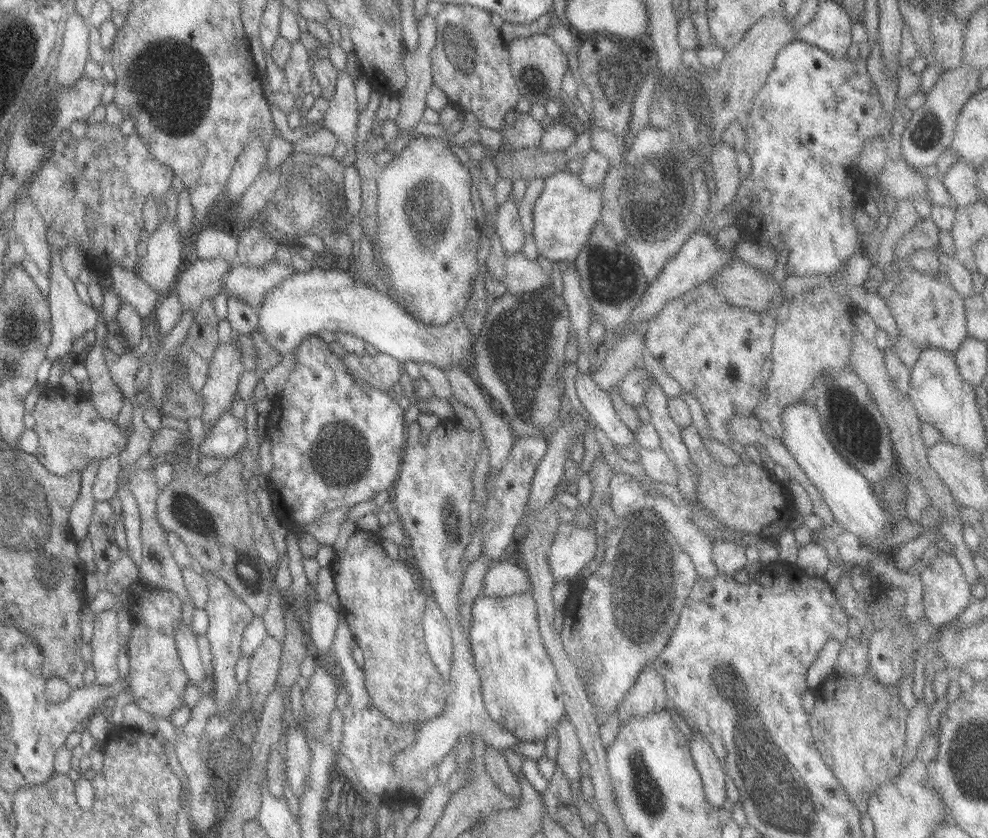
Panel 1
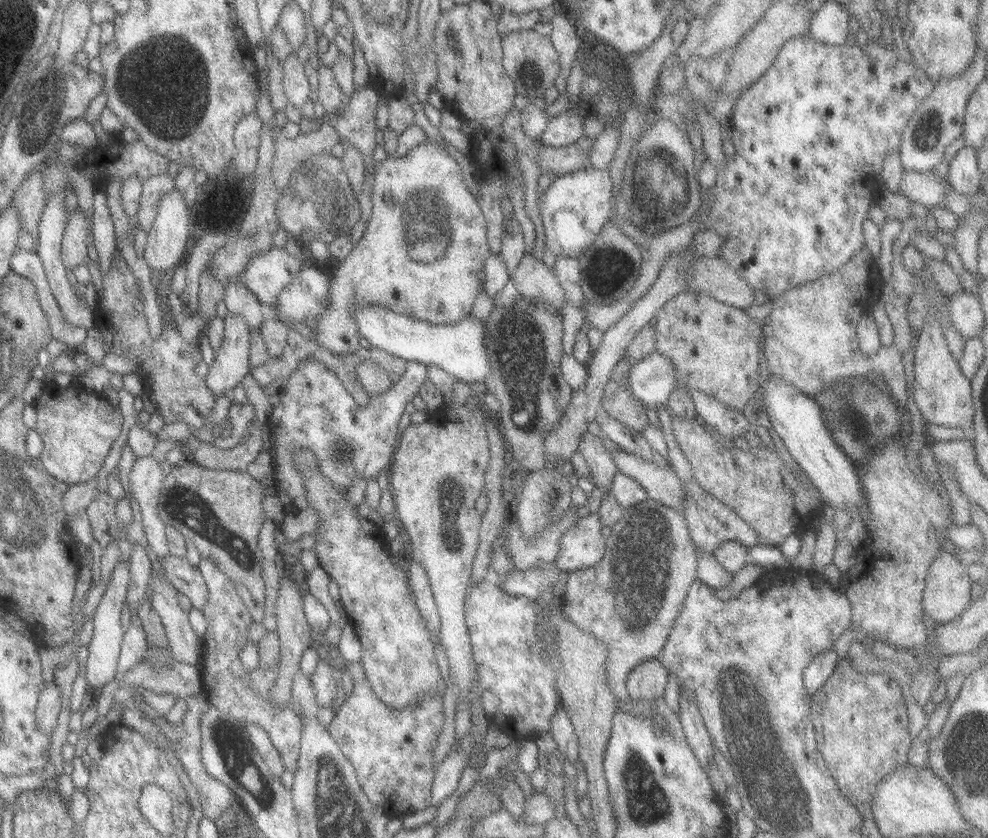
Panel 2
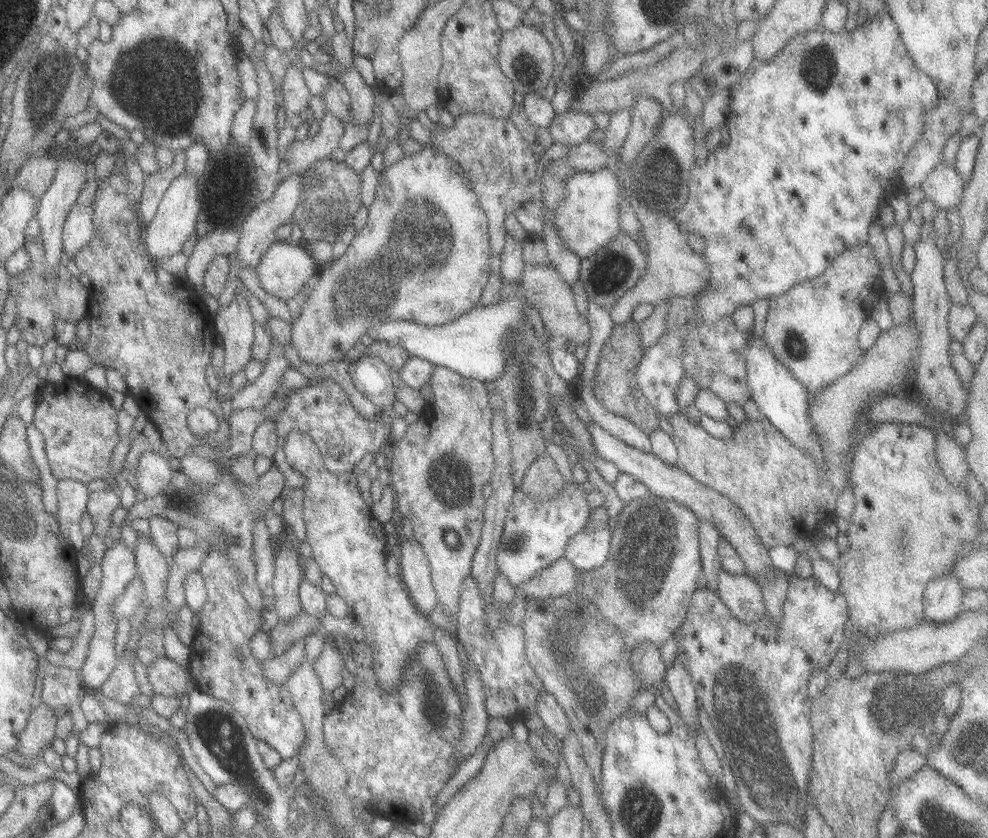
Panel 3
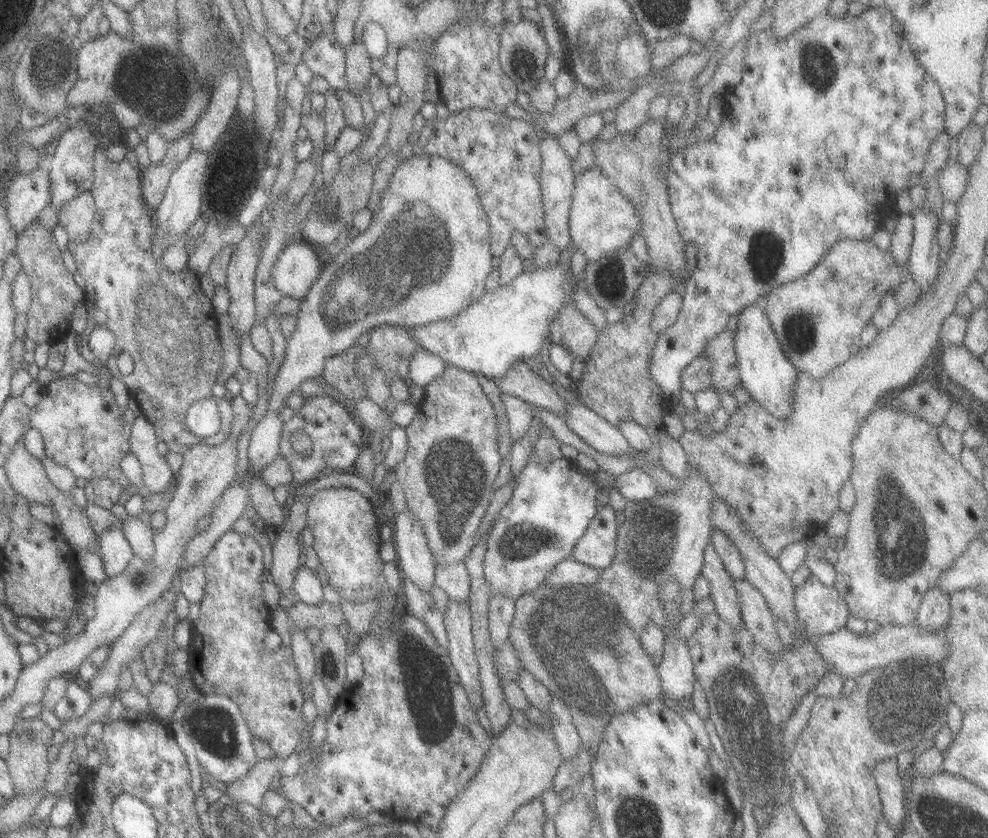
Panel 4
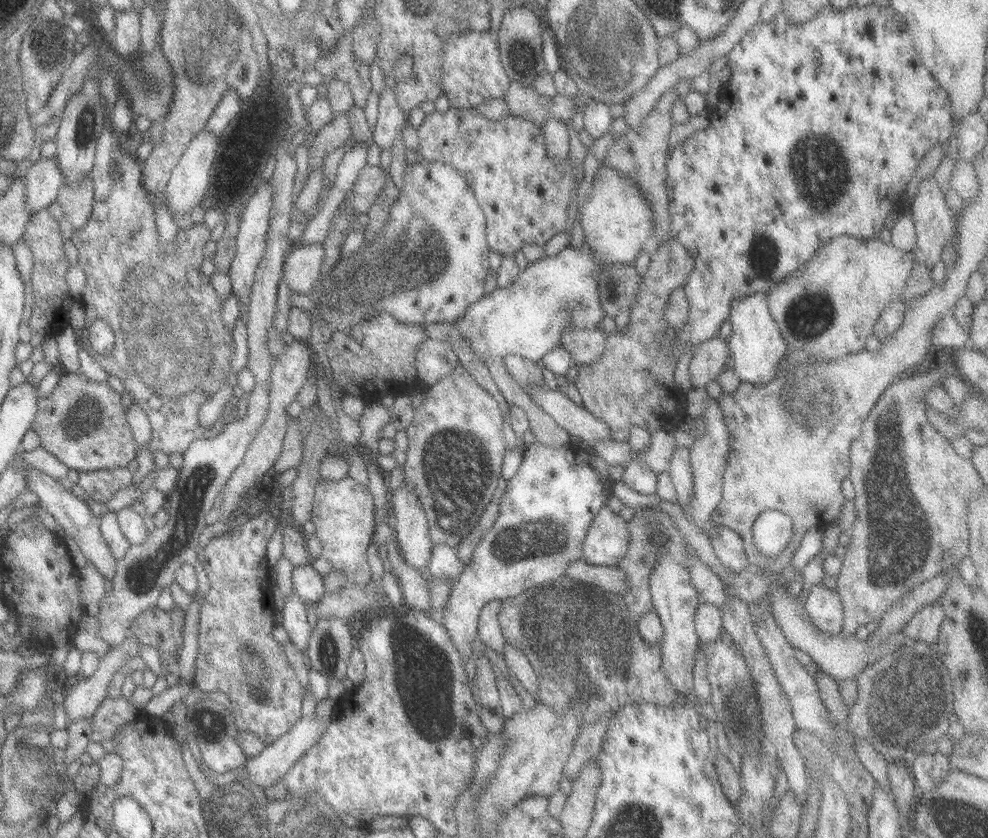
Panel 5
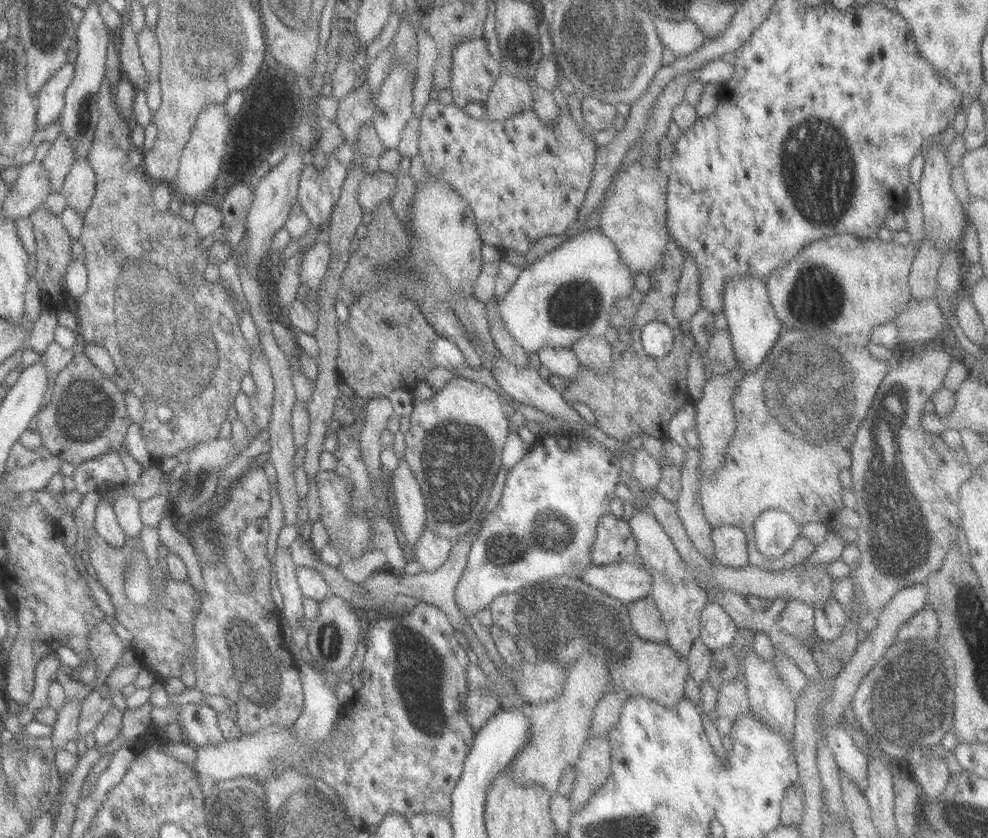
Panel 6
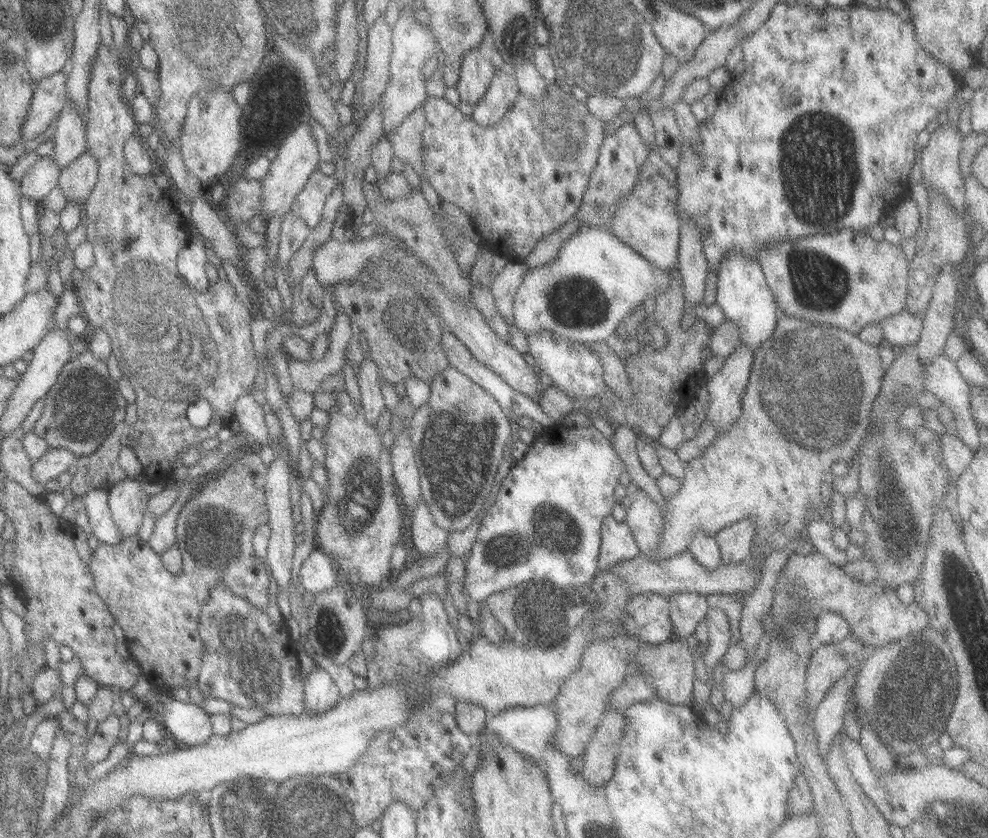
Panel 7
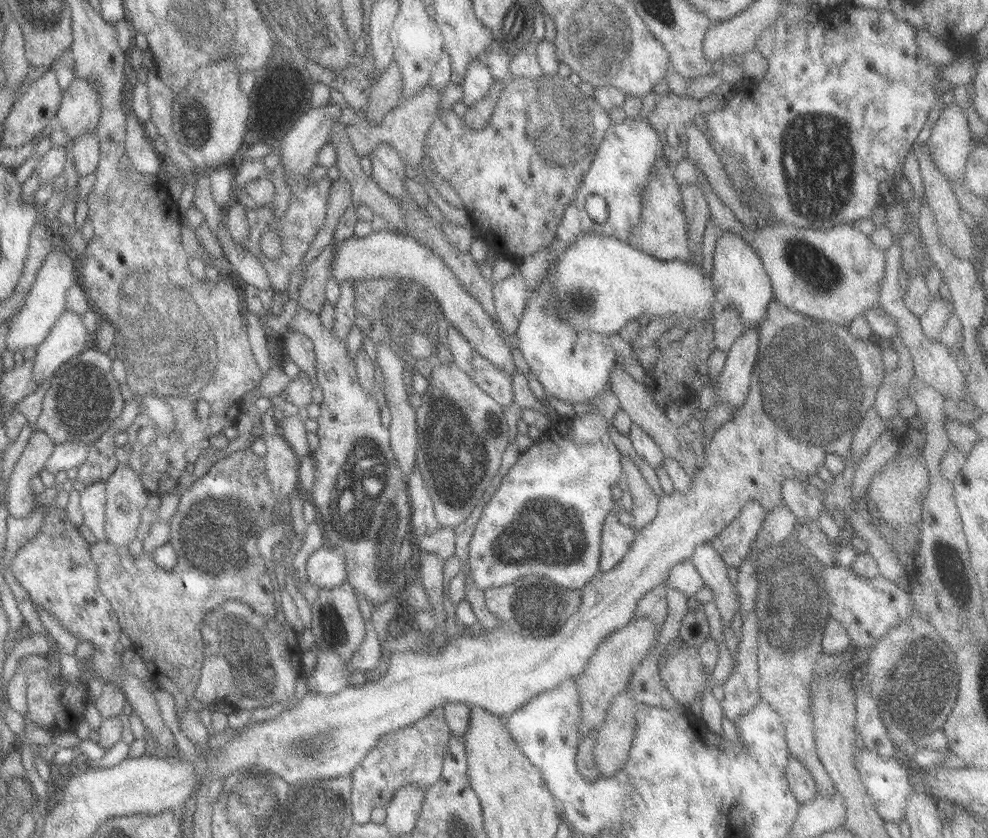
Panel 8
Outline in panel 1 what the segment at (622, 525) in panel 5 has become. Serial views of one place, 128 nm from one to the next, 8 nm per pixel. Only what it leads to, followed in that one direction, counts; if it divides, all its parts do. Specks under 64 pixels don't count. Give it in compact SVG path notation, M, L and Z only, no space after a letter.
M559 523L555 528L553 540L546 551L547 566L554 584L567 580L570 583L579 577L579 570L589 562L596 551L595 530L592 527L581 528L572 523Z

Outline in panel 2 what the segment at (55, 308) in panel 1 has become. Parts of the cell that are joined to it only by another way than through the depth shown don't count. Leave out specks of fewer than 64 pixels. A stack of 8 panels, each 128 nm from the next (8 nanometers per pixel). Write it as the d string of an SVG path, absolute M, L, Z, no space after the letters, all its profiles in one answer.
M54 192L52 196L47 196L46 203L43 205L38 231L36 236L35 254L40 258L42 269L46 281L48 282L49 290L52 292L53 298L65 319L71 326L77 326L85 330L95 326L96 318L92 307L89 307L83 300L76 297L75 292L67 278L65 277L65 267L63 266L60 257L60 247L66 223L66 212L64 211L64 204L62 201L62 194Z

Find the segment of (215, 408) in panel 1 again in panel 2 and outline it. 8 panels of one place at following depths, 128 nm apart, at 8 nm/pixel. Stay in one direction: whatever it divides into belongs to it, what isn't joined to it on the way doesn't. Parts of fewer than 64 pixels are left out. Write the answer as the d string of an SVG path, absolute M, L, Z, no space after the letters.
M227 311L222 321L224 328L223 338L219 348L213 352L213 362L208 365L208 371L204 378L207 389L211 391L215 398L230 395L231 391L239 384L250 368L248 361L249 330L245 326L243 319Z

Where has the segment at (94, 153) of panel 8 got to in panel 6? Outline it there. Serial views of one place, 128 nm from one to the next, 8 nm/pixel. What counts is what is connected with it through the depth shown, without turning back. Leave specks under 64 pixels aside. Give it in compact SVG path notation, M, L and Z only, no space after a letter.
M85 157L74 159L71 163L59 193L65 199L67 207L73 208L73 210L76 210L81 215L87 210L94 195L94 172L88 165Z

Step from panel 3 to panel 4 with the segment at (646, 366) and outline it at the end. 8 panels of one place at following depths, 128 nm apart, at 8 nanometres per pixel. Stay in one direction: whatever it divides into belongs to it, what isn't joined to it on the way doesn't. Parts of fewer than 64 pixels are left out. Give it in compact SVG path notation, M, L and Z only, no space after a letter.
M883 5L881 6L872 6L867 7L865 11L862 11L858 17L849 18L843 16L842 18L831 18L828 15L818 15L814 17L811 21L805 23L801 28L798 28L795 32L788 34L785 38L781 40L775 40L768 32L766 32L766 27L758 28L755 27L751 32L746 36L746 45L745 45L745 59L743 59L743 73L739 82L732 86L732 88L727 88L725 94L721 94L724 100L724 110L728 110L730 120L721 121L719 127L714 132L713 138L711 140L704 140L703 142L697 142L693 147L687 147L685 145L684 149L678 150L676 153L667 156L666 161L663 163L662 175L664 176L664 183L667 187L668 192L668 203L670 204L670 214L673 218L675 226L677 227L679 236L684 240L685 243L691 243L695 245L696 248L696 261L694 264L693 270L691 270L688 279L684 282L682 289L682 303L680 304L680 309L674 324L664 328L659 334L657 334L651 354L650 361L648 362L648 373L650 379L657 385L661 397L665 399L665 403L668 404L666 409L669 409L669 412L678 411L680 409L680 376L681 372L689 362L691 362L697 355L702 351L703 346L705 346L706 340L709 340L712 336L715 336L717 333L725 332L726 322L728 318L733 315L737 315L741 312L746 306L749 306L754 303L761 303L763 298L767 296L768 292L777 286L785 283L791 283L793 280L805 276L809 271L812 270L814 266L822 259L822 256L836 243L837 240L841 238L851 238L853 240L863 240L868 239L878 228L881 228L883 214L881 210L887 210L887 202L889 196L893 196L900 191L901 188L906 187L906 180L911 176L915 176L920 173L925 156L928 154L929 144L935 140L936 136L944 132L944 100L942 99L940 90L938 89L937 84L934 83L934 80L921 69L921 66L917 64L915 56L911 53L911 48L907 44L906 40L903 38L901 27L898 26L898 22L891 16L889 9Z

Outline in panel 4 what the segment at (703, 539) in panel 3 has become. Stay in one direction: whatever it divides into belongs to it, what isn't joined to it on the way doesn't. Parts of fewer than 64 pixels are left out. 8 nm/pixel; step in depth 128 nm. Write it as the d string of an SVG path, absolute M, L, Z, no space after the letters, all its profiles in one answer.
M711 544L703 551L700 575L709 583L708 597L712 600L714 611L729 623L731 628L742 626L736 594L732 587L733 580L725 572Z

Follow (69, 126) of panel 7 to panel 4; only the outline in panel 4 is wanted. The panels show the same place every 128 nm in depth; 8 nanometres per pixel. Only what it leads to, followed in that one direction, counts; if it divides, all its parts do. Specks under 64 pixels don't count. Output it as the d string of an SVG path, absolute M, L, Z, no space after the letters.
M45 164L28 172L27 174L14 174L7 192L4 195L4 211L9 226L14 230L14 234L21 234L41 212L45 205L49 205L48 195L48 173Z

